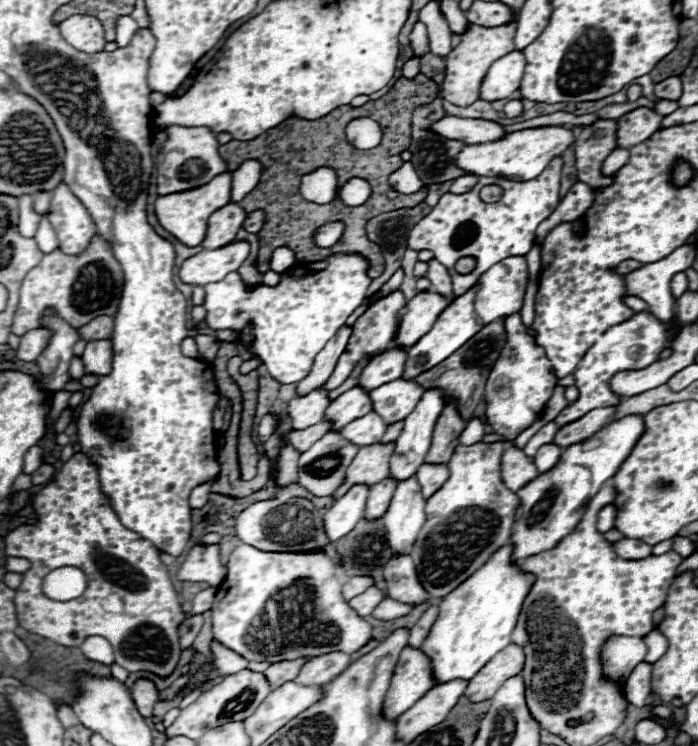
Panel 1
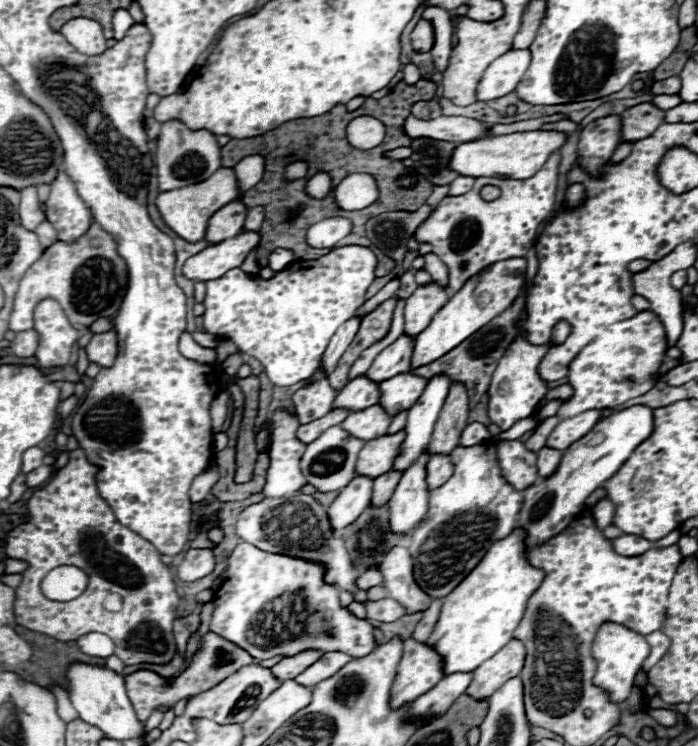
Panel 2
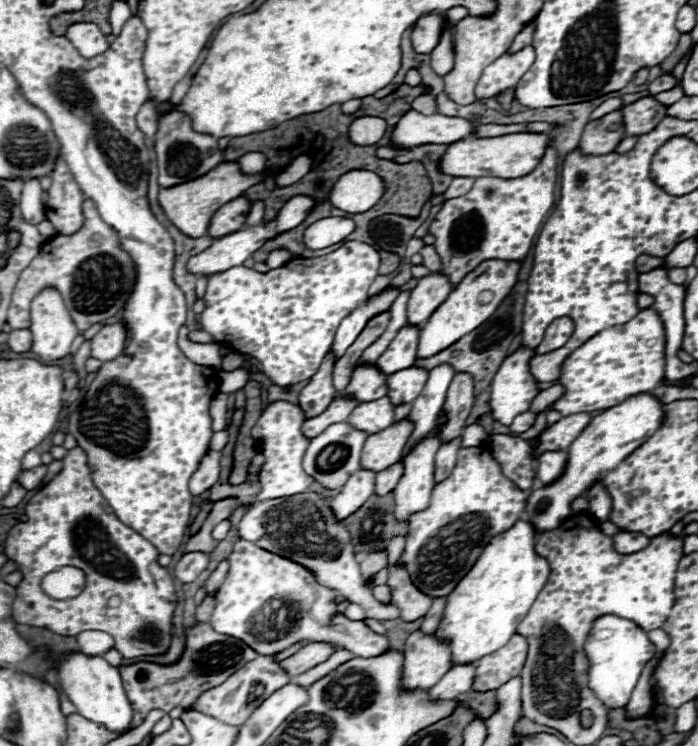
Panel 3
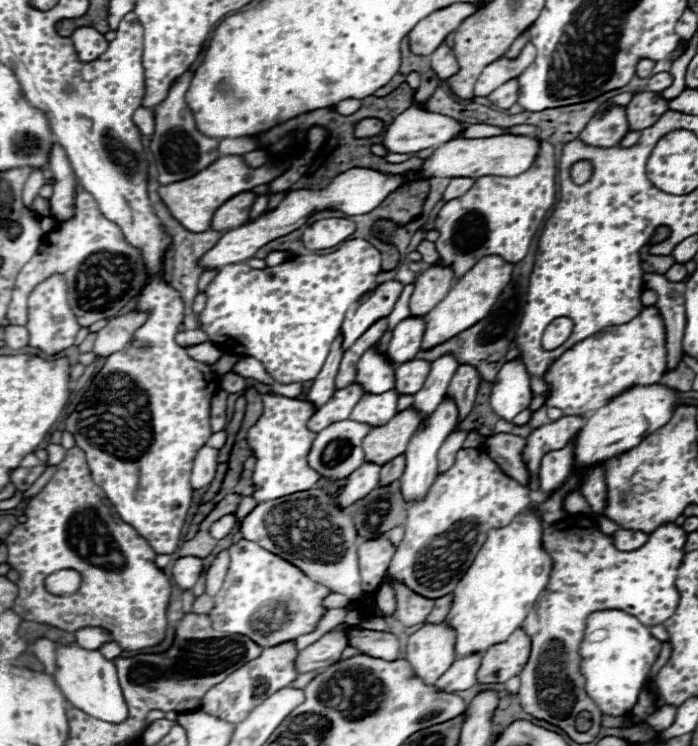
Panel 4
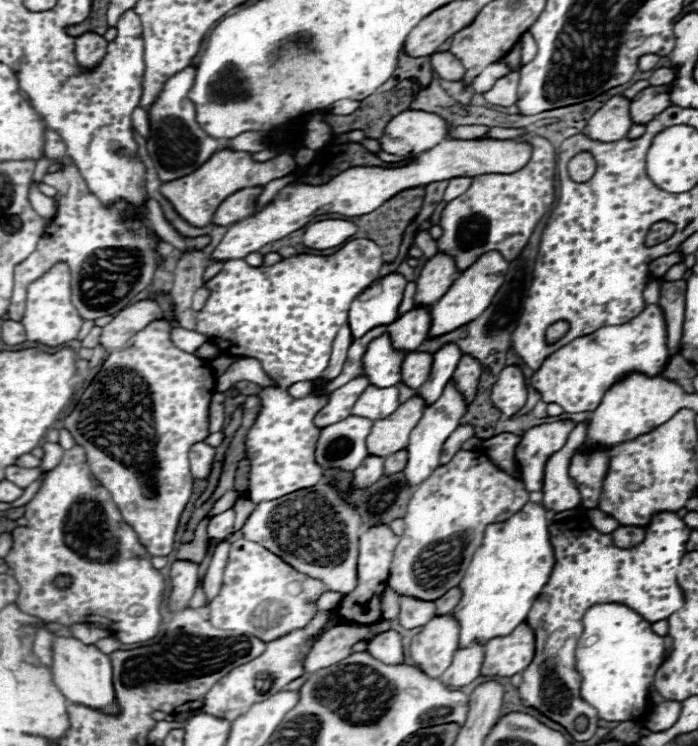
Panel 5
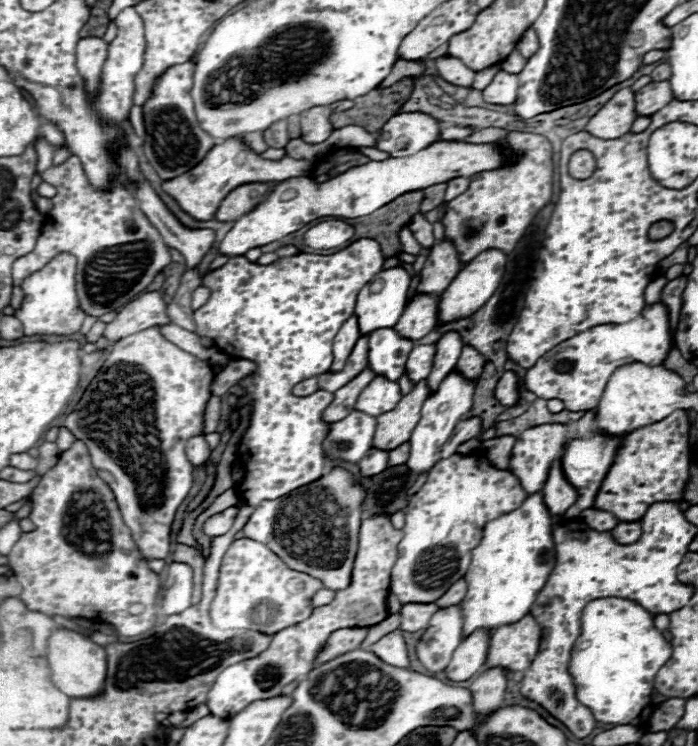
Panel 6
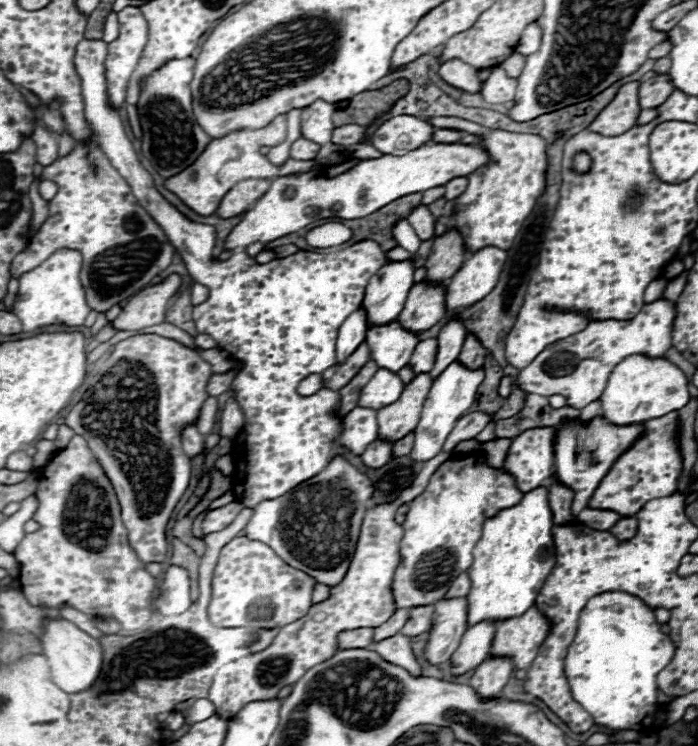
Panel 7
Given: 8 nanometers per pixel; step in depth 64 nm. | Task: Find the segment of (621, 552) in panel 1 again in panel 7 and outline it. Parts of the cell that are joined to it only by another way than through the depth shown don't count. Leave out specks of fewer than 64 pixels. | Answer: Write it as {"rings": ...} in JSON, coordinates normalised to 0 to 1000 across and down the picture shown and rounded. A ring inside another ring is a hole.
{"rings":[[[888,694],[877,708],[874,716],[880,716],[885,724],[903,724],[911,718],[914,710],[914,700],[911,694]]]}

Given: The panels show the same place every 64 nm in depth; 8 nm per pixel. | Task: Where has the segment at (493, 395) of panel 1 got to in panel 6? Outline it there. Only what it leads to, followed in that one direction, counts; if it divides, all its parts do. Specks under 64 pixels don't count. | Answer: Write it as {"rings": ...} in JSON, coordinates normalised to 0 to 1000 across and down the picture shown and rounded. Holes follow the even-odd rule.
{"rings":[[[728,496],[728,499],[722,499],[722,501],[716,504],[716,509],[713,509],[711,520],[708,520],[708,534],[711,534],[719,544],[725,544],[725,547],[739,544],[739,539],[742,539],[742,534],[745,534],[742,517],[745,517],[745,515],[742,515],[739,499]]]}

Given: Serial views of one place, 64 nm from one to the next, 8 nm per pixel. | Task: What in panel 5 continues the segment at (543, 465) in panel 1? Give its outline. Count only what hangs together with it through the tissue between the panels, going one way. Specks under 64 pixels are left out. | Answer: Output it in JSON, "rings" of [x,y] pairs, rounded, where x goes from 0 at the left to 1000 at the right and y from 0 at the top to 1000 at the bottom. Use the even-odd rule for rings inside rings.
{"rings":[[[831,566],[817,579],[811,598],[799,603],[799,609],[788,611],[788,619],[782,622],[779,630],[779,651],[777,651],[779,678],[785,684],[808,686],[808,684],[825,684],[831,678],[831,660],[814,635],[814,622],[837,590],[840,590],[840,568]]]}

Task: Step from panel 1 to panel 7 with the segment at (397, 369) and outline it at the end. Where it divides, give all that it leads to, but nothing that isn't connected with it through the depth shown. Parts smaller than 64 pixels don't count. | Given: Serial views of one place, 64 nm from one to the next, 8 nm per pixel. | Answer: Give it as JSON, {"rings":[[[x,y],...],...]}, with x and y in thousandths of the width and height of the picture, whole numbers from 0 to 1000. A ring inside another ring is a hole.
{"rings":[[[610,378],[593,381],[570,432],[576,440],[587,442],[590,448],[602,448],[619,440],[630,426],[639,424],[636,410],[639,383],[613,383]]]}

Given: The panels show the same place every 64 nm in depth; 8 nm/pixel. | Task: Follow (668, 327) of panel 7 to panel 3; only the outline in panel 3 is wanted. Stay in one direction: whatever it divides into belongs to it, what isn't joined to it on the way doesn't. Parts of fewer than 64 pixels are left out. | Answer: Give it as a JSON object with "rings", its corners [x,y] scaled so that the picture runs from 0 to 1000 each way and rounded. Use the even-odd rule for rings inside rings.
{"rings":[[[934,413],[920,416],[897,434],[854,448],[811,480],[802,504],[811,528],[794,539],[794,550],[805,558],[851,552],[883,544],[908,528],[931,525],[951,509],[951,464],[951,434]]]}

